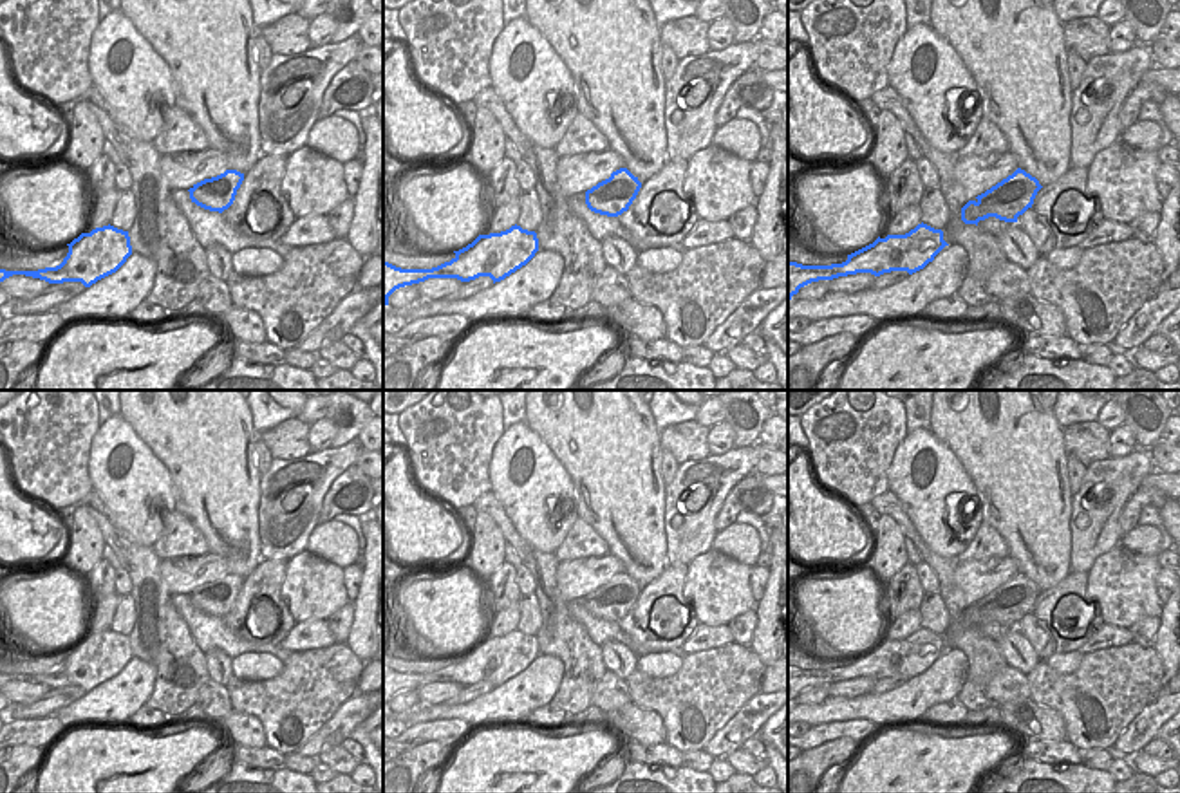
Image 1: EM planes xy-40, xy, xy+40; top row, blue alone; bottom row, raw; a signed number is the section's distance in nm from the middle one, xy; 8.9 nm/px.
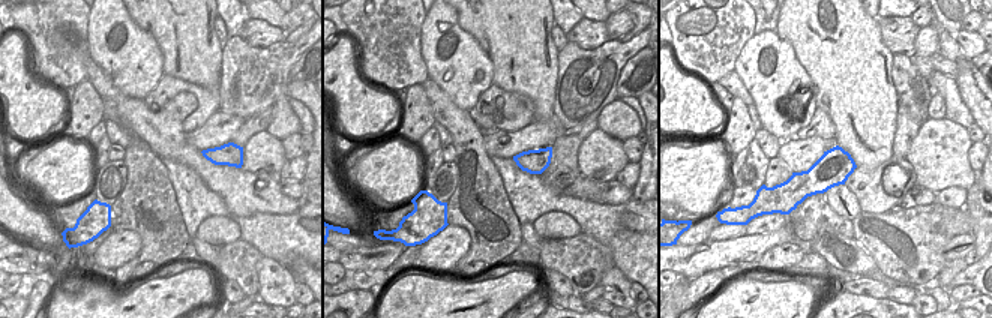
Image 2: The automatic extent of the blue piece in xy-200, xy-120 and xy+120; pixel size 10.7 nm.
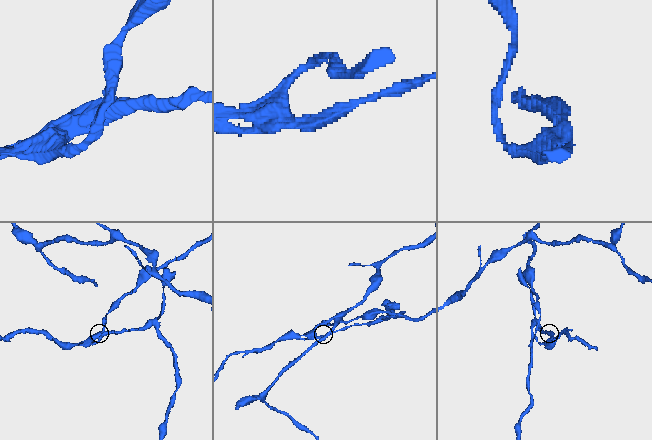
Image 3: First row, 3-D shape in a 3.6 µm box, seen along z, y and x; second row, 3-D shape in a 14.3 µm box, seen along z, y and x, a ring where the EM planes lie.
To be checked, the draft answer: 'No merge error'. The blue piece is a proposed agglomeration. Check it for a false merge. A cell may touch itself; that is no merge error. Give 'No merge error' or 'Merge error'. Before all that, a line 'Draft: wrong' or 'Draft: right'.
Draft: wrong
Merge error

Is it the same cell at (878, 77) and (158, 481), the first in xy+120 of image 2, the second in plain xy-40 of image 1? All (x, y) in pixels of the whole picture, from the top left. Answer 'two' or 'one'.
two

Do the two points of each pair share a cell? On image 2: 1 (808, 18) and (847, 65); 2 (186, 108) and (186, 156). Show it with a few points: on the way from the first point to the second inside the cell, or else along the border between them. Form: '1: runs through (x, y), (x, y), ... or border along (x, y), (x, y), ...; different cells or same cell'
1: runs through (820, 30), (821, 39), (835, 53); same cell
2: runs through (176, 120), (176, 144); same cell

